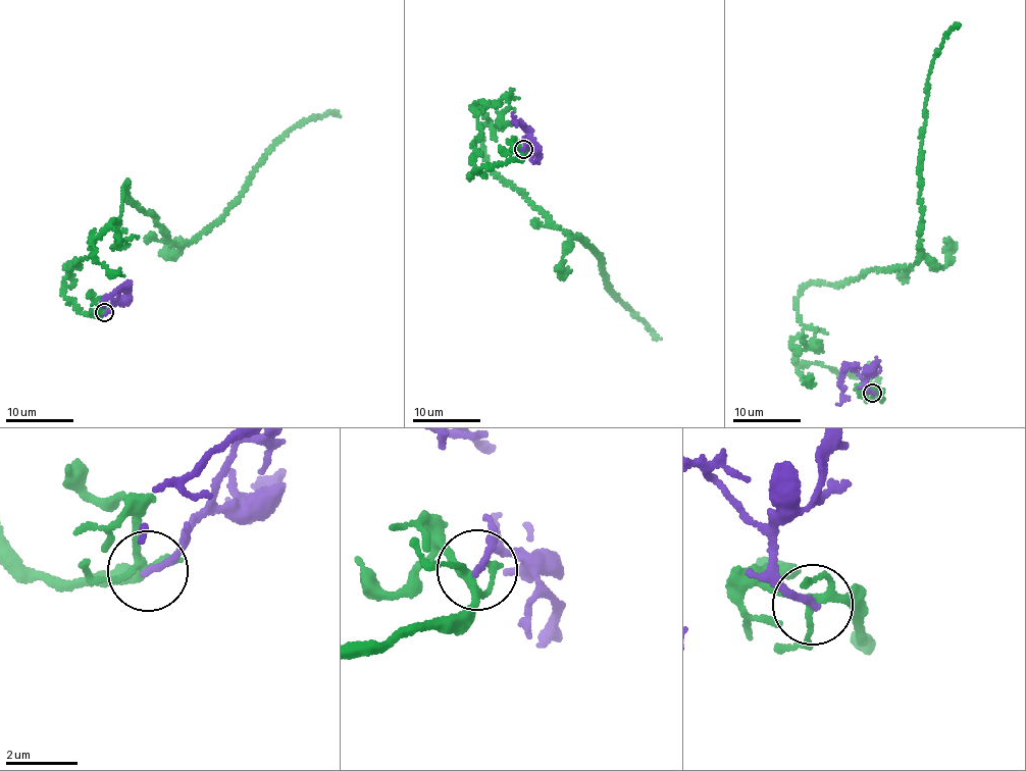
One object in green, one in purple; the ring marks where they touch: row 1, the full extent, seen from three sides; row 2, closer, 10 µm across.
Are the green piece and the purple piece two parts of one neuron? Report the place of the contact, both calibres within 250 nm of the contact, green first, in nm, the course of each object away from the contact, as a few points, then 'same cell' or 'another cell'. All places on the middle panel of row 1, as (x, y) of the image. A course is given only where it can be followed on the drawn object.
at (523, 149); 180 nm thick on the green side, 180 nm on the other; green runs (523, 150), (475, 172), (476, 106), (490, 120), (480, 133), (488, 165), (601, 257), (607, 287), (660, 340); purple runs (523, 149), (530, 135), (520, 122), (514, 122), (512, 114); another cell

